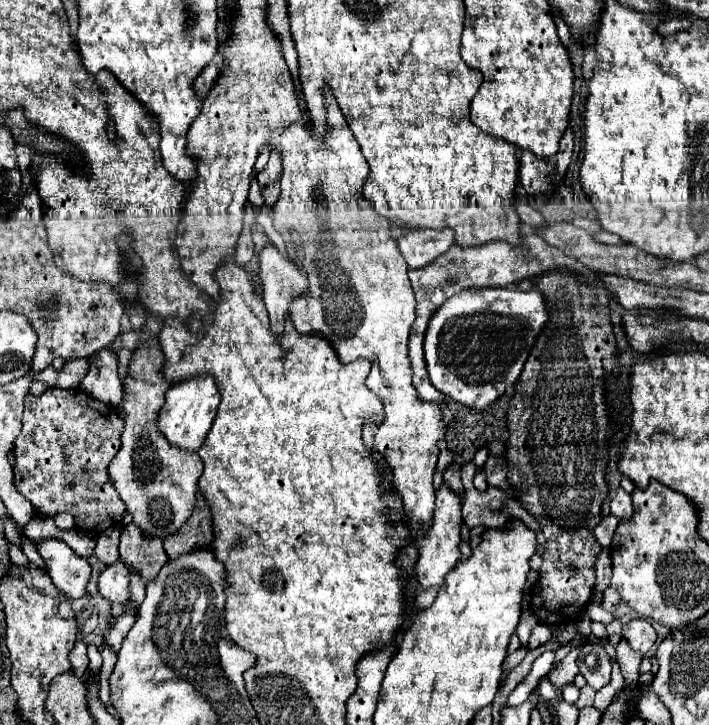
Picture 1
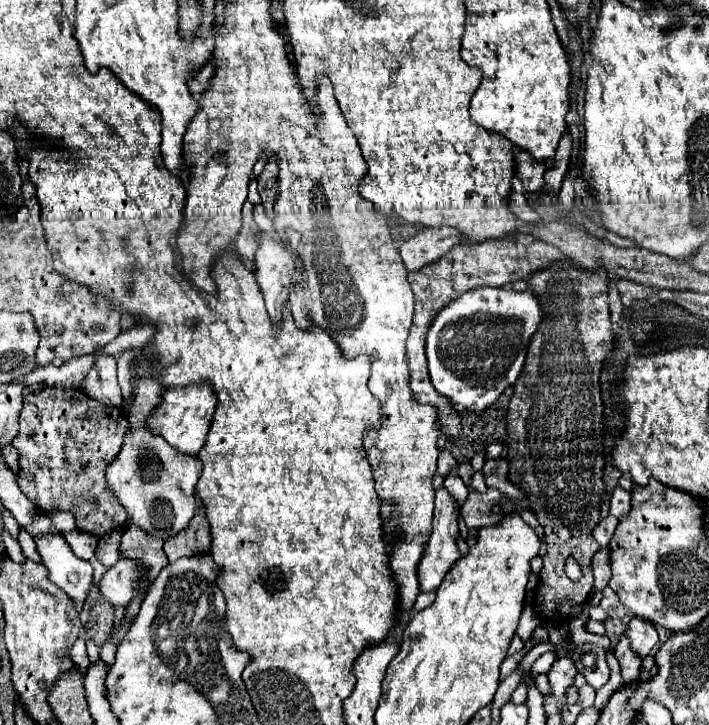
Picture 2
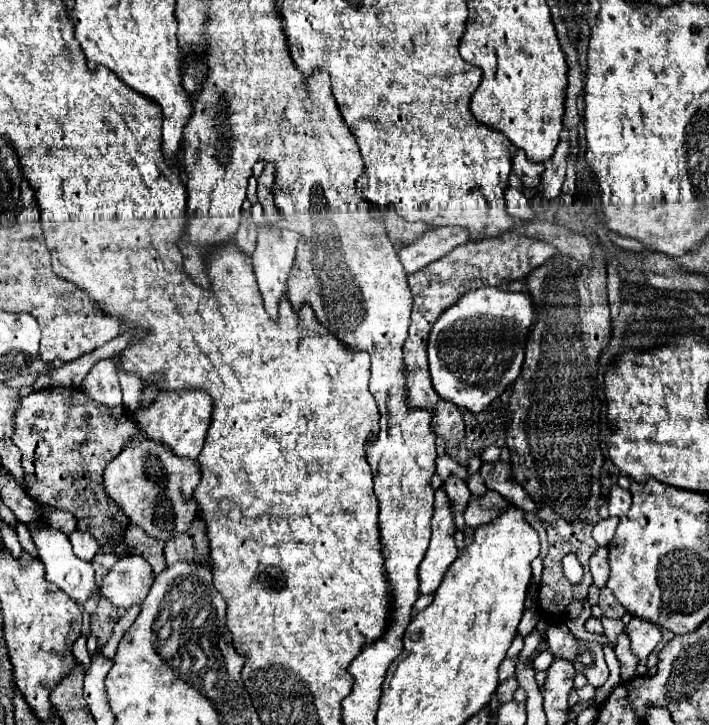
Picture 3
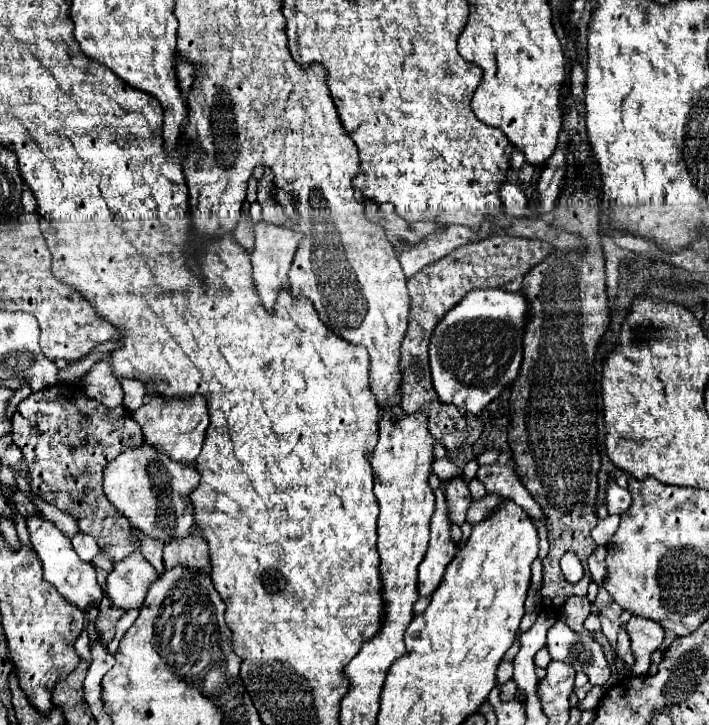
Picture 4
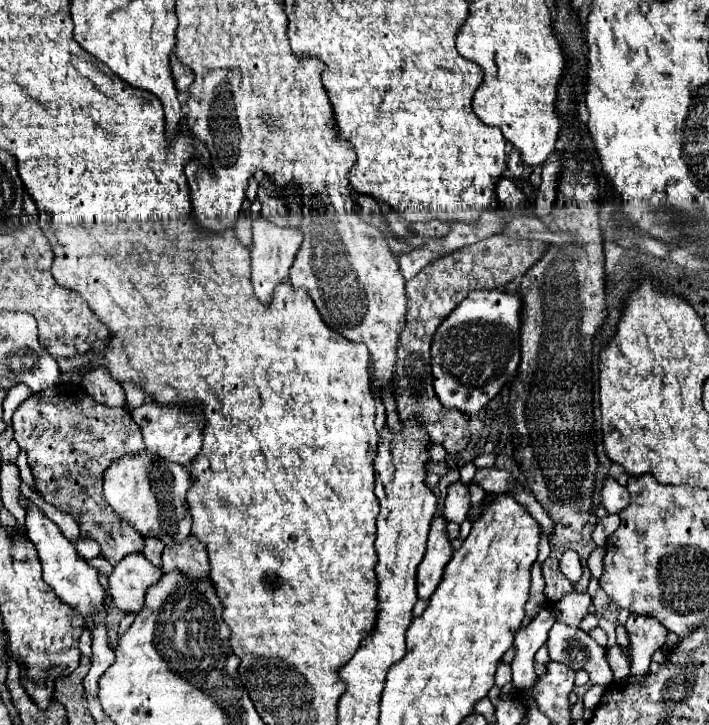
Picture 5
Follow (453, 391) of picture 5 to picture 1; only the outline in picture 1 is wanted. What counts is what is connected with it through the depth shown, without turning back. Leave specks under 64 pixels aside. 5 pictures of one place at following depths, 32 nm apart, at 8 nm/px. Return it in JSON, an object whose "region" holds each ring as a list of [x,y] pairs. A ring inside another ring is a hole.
{"region":[[[472,288],[452,296],[434,312],[424,340],[434,388],[466,408],[486,408],[520,378],[544,320],[548,320],[544,300],[534,290]]]}

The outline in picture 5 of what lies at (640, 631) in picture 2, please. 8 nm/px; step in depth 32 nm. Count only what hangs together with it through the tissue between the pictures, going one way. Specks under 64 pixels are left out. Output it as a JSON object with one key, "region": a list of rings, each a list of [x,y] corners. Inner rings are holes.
{"region":[[[630,614],[626,620],[626,630],[630,638],[630,658],[632,674],[648,674],[652,654],[666,644],[668,630],[654,616]]]}

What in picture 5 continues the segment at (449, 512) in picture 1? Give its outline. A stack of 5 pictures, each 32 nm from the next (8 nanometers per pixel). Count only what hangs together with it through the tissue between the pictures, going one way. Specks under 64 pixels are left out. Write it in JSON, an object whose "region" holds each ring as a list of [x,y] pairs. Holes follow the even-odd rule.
{"region":[[[438,514],[430,528],[426,556],[418,566],[416,580],[418,580],[418,598],[420,600],[424,600],[424,602],[430,600],[436,586],[440,584],[444,566],[448,564],[450,558],[452,558],[452,546],[446,536],[446,520],[442,518],[442,514]]]}

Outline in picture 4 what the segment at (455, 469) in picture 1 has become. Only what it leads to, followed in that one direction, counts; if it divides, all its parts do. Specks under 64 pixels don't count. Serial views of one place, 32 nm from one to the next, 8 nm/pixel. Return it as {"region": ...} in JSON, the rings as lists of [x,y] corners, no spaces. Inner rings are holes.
{"region":[[[454,478],[448,486],[446,486],[446,504],[448,504],[448,516],[454,524],[462,524],[466,520],[466,510],[472,504],[468,486],[460,480]]]}

